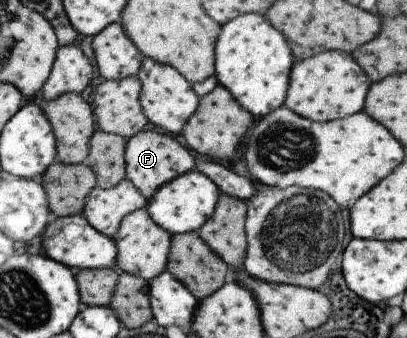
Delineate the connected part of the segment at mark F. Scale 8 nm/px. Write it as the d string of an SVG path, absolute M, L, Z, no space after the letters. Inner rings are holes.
M152 129L140 130L125 140L124 146L125 178L148 199L162 184L169 182L178 175L194 169L195 159L168 134L158 133Z

